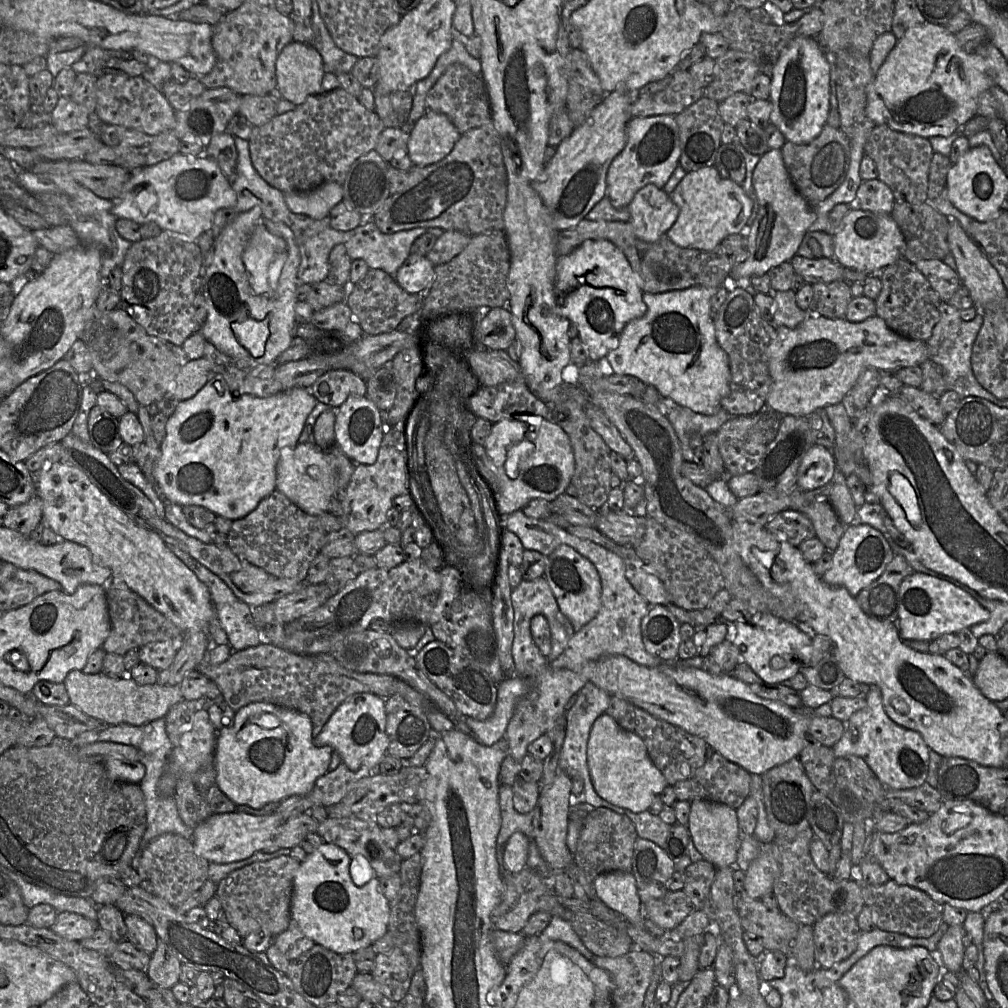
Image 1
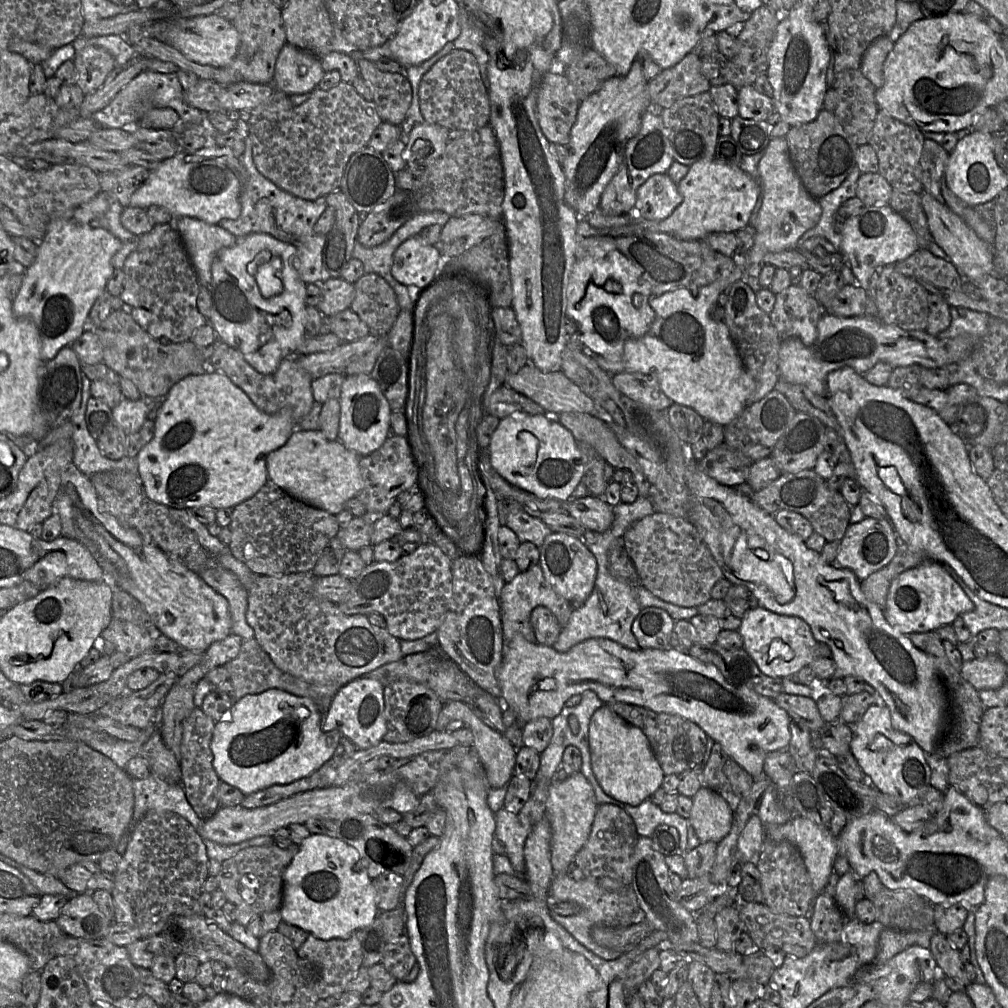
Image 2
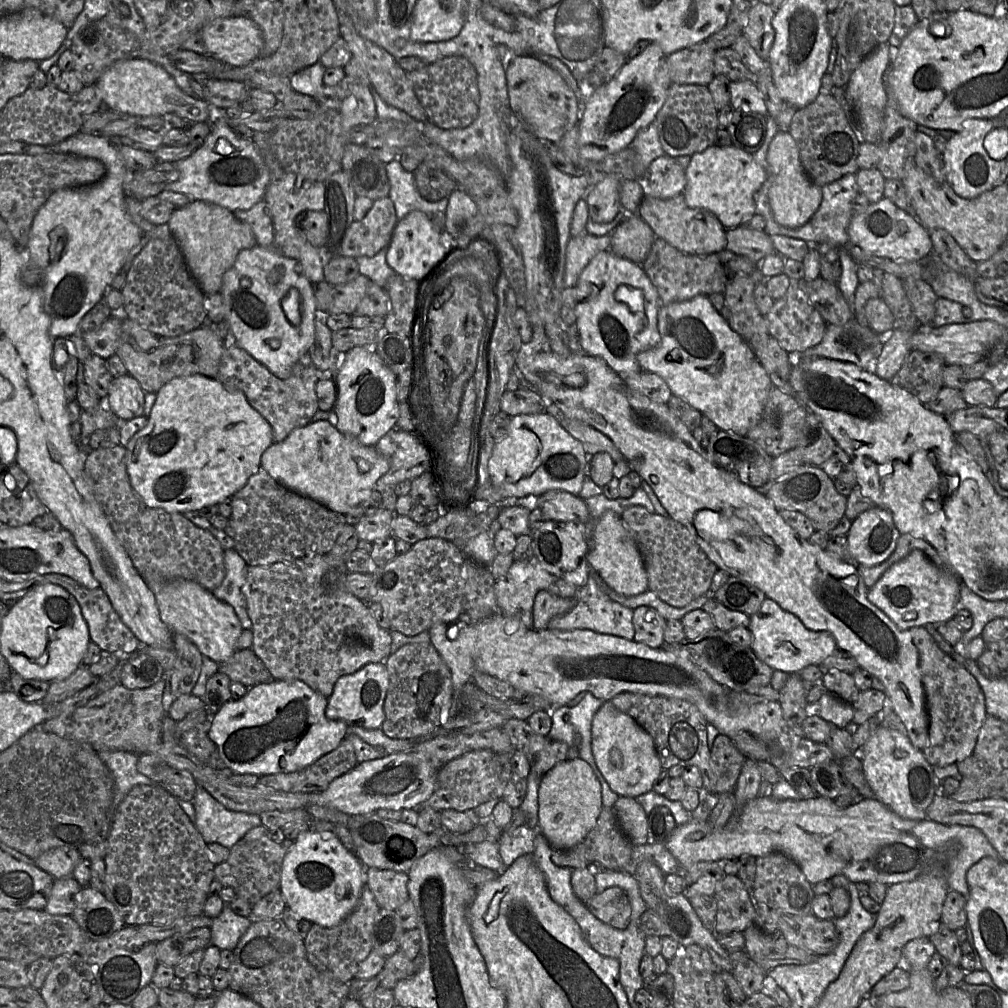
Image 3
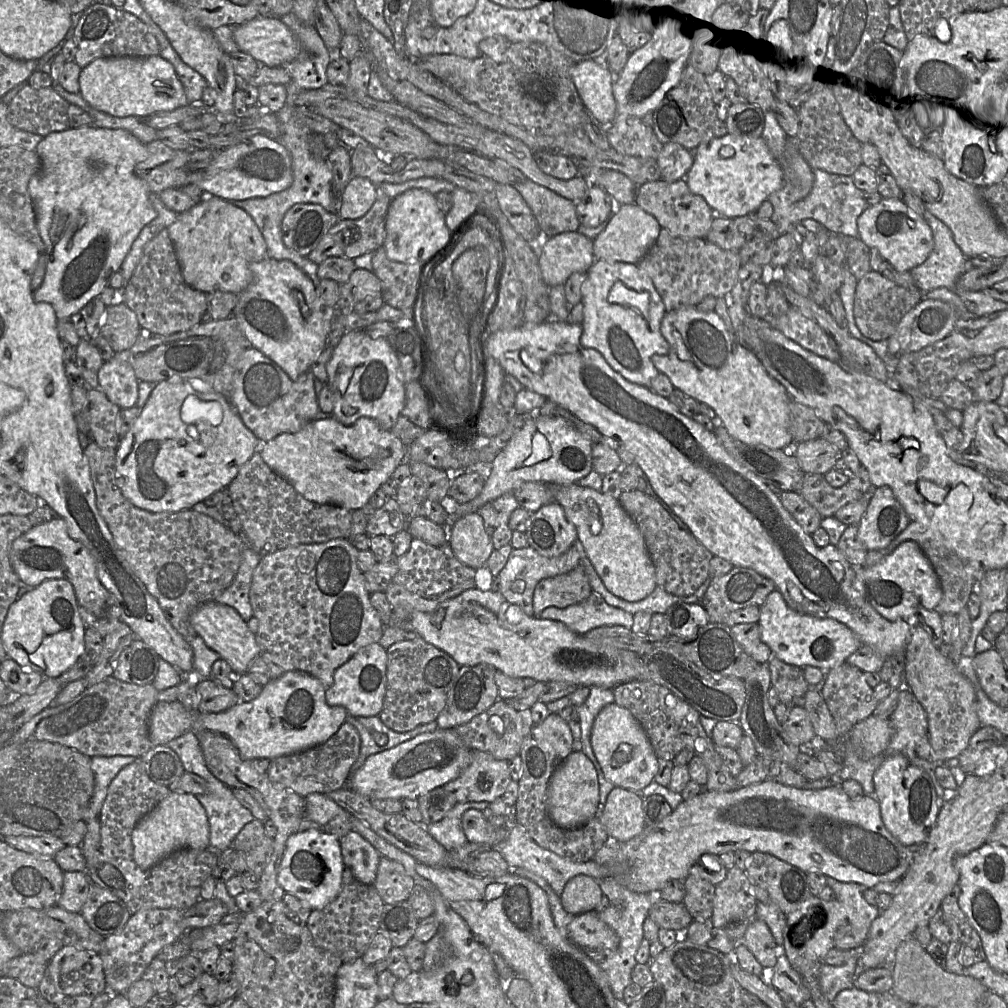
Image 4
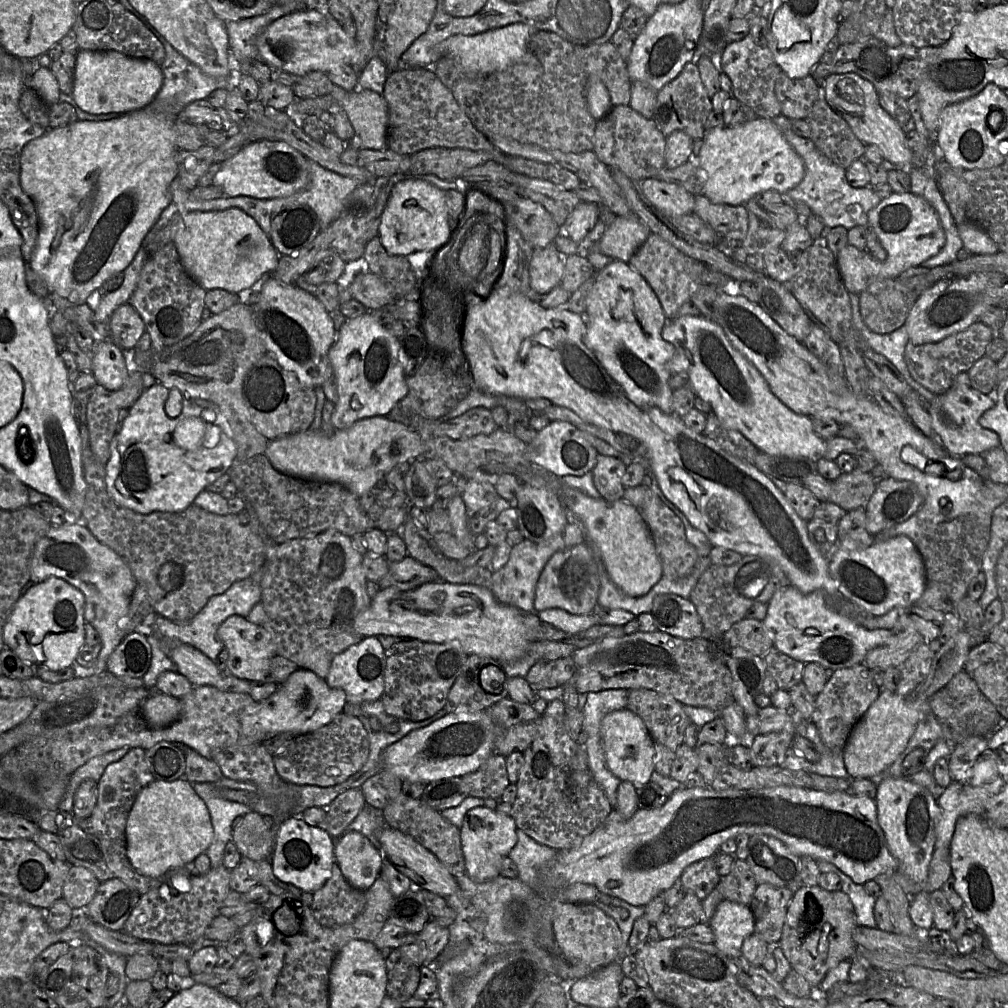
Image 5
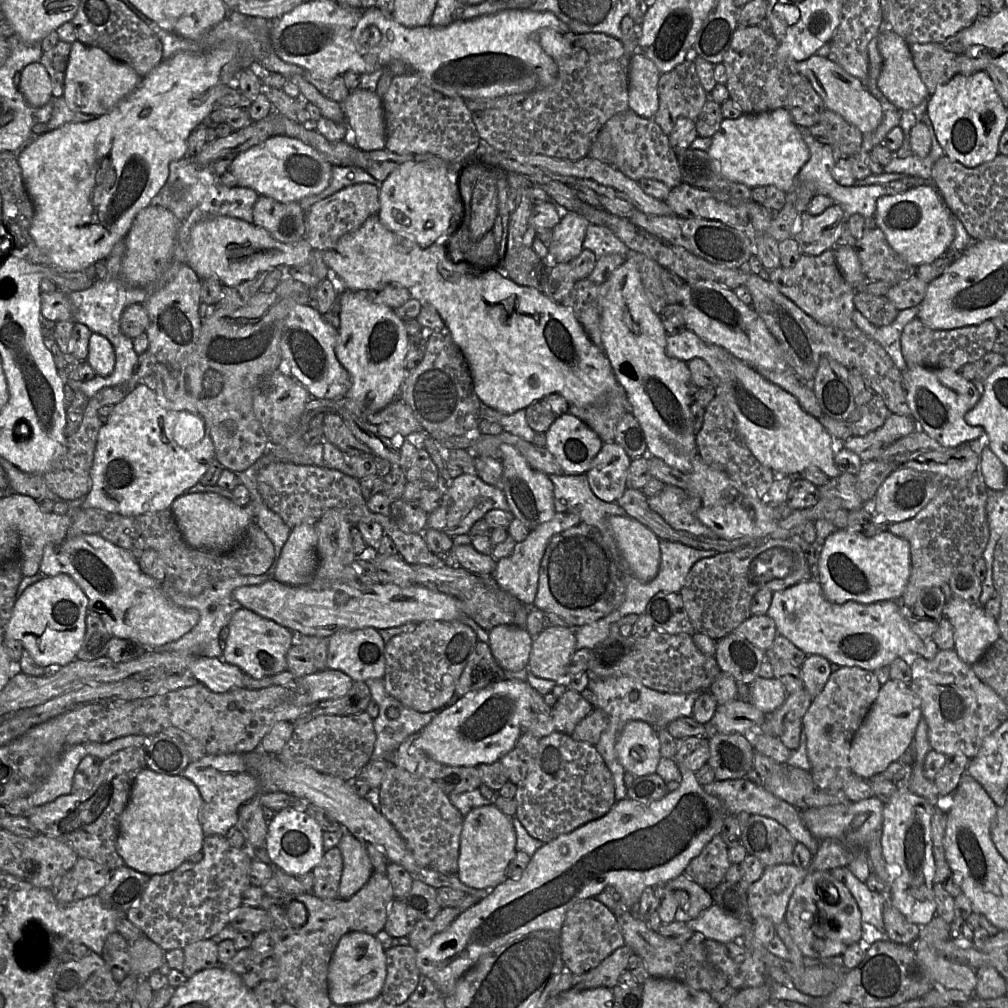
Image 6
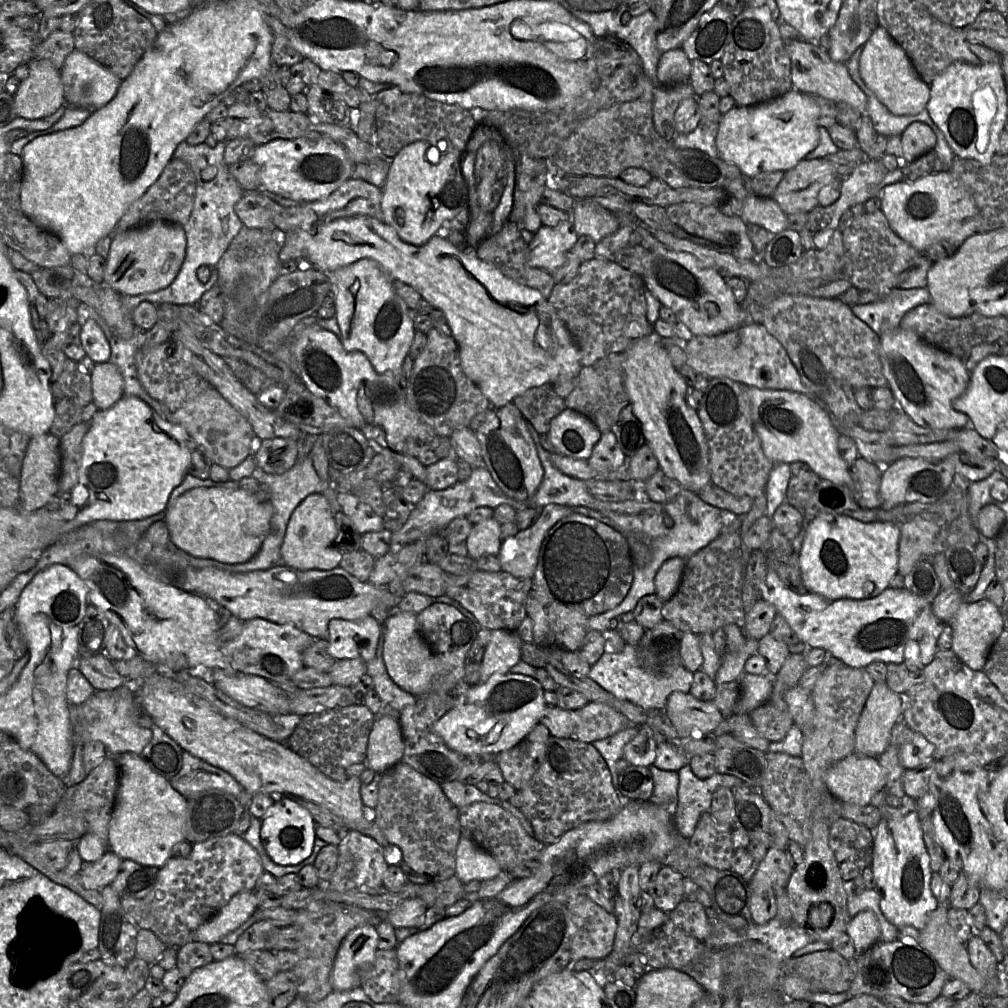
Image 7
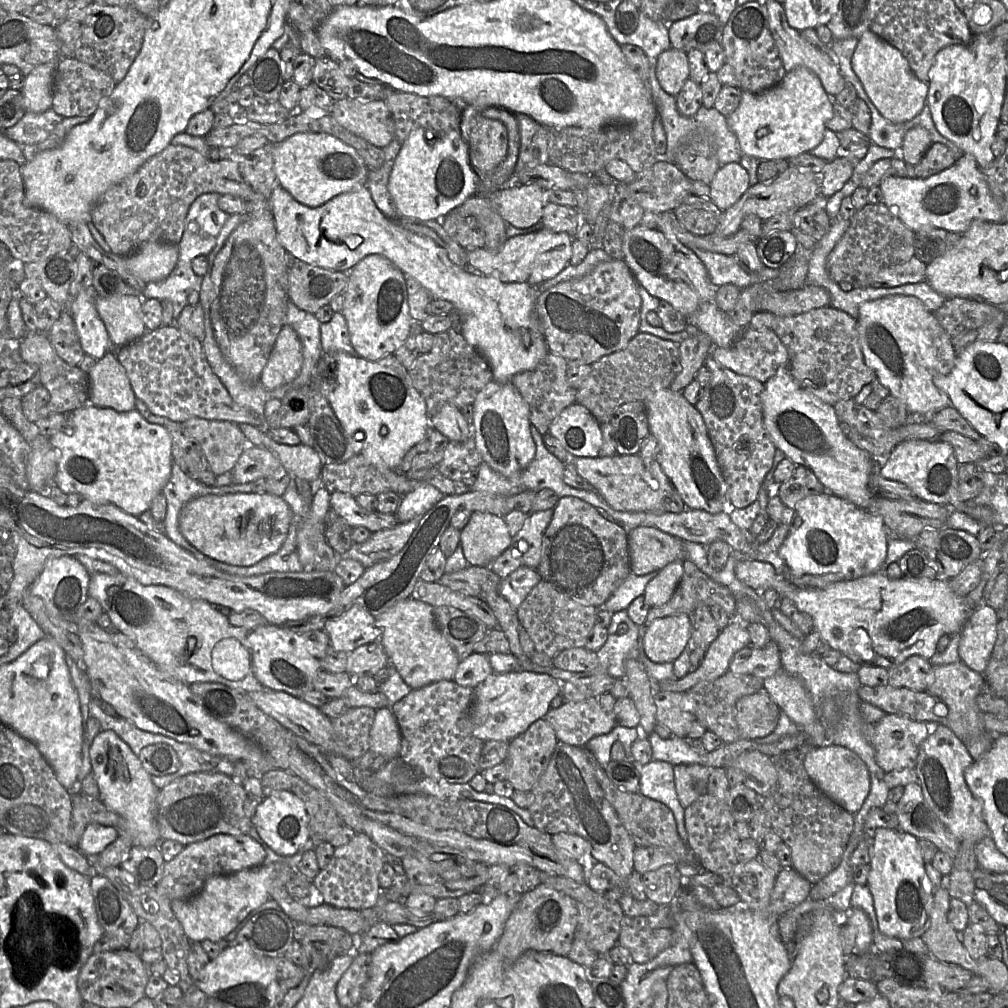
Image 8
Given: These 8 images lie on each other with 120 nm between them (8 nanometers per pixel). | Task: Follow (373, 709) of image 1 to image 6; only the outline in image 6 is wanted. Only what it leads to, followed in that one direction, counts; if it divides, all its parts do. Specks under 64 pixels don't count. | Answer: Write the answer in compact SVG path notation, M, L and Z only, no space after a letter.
M374 628L338 631L329 637L326 665L328 669L345 673L354 682L384 678L386 671L385 643L378 630Z

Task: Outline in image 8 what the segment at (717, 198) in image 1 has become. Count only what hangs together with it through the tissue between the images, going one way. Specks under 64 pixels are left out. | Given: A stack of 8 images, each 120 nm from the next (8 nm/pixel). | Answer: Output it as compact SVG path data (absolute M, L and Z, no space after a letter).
M798 67L764 92L743 91L738 108L726 116L726 120L738 139L743 155L760 160L789 160L816 148L822 142L826 124L832 117L832 96L827 94L814 72Z

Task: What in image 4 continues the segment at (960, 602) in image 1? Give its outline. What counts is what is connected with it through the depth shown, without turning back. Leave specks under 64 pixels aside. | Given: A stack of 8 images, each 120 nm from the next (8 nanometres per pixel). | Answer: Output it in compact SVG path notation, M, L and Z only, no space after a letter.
M905 541L873 566L858 567L854 589L884 618L907 620L920 609L934 610L943 591L928 558L914 541Z

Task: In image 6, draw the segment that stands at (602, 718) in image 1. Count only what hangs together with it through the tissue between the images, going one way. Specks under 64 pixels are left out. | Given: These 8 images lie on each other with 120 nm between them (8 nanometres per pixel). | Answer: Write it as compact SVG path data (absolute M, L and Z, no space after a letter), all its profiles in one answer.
M629 721L621 730L615 751L625 771L635 777L653 774L661 758L657 730L643 721Z

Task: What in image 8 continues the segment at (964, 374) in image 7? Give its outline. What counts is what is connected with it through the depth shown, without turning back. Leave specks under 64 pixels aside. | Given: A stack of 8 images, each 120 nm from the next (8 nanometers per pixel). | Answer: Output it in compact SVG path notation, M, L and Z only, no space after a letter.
M892 295L867 301L860 306L856 321L866 365L890 394L905 404L910 413L909 422L950 406L950 399L935 385L935 379L952 371L957 353L934 313L919 299Z

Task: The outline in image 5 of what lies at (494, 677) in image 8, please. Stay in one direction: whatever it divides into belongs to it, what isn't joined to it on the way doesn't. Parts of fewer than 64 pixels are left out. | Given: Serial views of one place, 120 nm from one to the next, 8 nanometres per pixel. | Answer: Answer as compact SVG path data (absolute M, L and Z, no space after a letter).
M489 709L457 710L388 746L383 753L383 769L402 781L424 784L462 777L476 771L493 754L494 739L495 726Z

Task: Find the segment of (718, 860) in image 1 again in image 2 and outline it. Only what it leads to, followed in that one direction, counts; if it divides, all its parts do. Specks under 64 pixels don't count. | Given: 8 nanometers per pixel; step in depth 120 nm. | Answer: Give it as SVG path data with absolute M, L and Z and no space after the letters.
M701 787L692 797L688 822L693 826L700 842L719 843L730 831L734 812L714 790Z

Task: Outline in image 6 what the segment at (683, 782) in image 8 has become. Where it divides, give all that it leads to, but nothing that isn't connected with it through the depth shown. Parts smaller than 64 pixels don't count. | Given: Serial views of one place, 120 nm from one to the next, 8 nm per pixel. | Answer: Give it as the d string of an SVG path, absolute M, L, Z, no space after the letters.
M748 779L725 781L715 780L708 785L702 786L702 788L707 794L718 798L727 813L737 816L741 812L747 812L749 814L771 818L784 826L796 842L804 844L812 856L816 854L820 841L812 836L812 834L807 830L797 807L778 799L771 793L767 792L764 788L757 786Z

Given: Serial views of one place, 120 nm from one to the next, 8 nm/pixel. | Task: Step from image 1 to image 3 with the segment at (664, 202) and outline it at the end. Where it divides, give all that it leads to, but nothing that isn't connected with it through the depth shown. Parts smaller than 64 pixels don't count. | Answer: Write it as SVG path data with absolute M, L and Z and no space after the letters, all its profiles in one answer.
M664 154L650 164L643 183L645 195L669 199L683 194L686 171L674 157Z

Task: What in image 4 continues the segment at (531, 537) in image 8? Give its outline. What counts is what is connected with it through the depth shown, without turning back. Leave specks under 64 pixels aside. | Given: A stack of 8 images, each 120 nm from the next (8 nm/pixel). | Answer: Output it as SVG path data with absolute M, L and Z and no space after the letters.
M575 544L557 557L542 556L530 545L522 549L513 549L505 567L493 579L492 590L499 592L508 603L517 605L527 616L533 617L533 597L537 584L543 579L570 572L580 564L580 556L581 553Z

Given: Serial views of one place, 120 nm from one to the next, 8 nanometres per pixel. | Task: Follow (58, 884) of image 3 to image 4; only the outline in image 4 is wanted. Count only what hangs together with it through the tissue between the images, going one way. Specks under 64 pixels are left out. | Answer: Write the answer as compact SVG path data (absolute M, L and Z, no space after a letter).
M86 871L64 872L63 889L57 905L69 912L80 913L92 882Z

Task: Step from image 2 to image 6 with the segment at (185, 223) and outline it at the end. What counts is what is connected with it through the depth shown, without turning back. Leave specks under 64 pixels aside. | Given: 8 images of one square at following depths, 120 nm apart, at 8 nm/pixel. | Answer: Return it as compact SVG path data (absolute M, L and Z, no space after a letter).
M216 216L202 220L192 228L187 244L186 264L201 280L214 278L223 286L237 286L275 267L302 265L307 262L313 250L305 239L285 244L253 223Z

